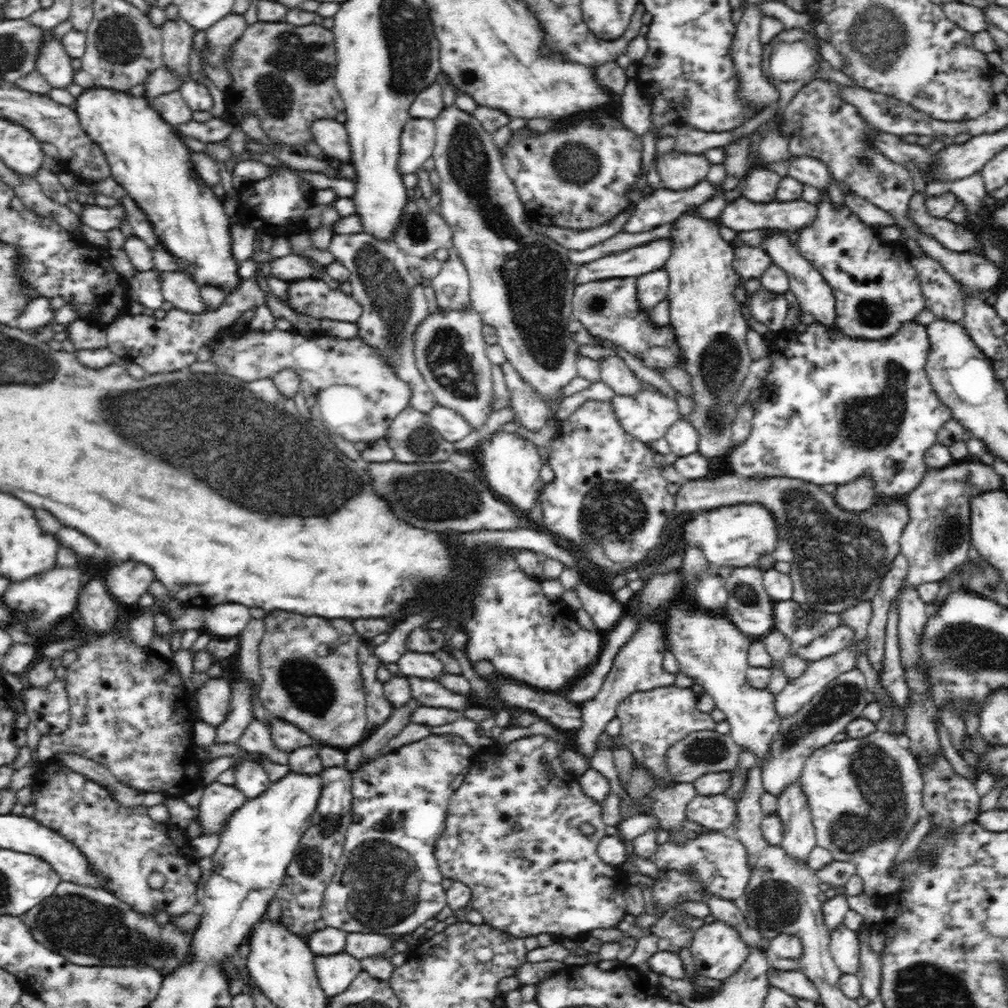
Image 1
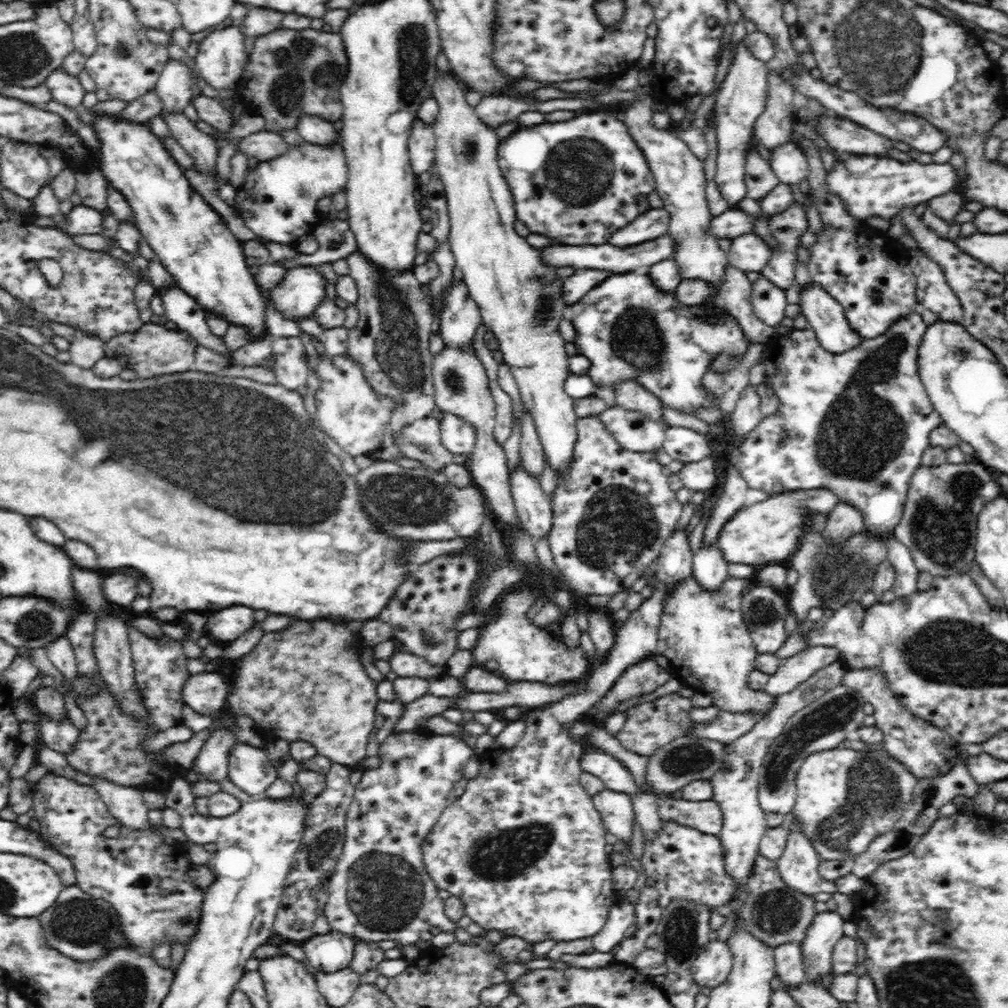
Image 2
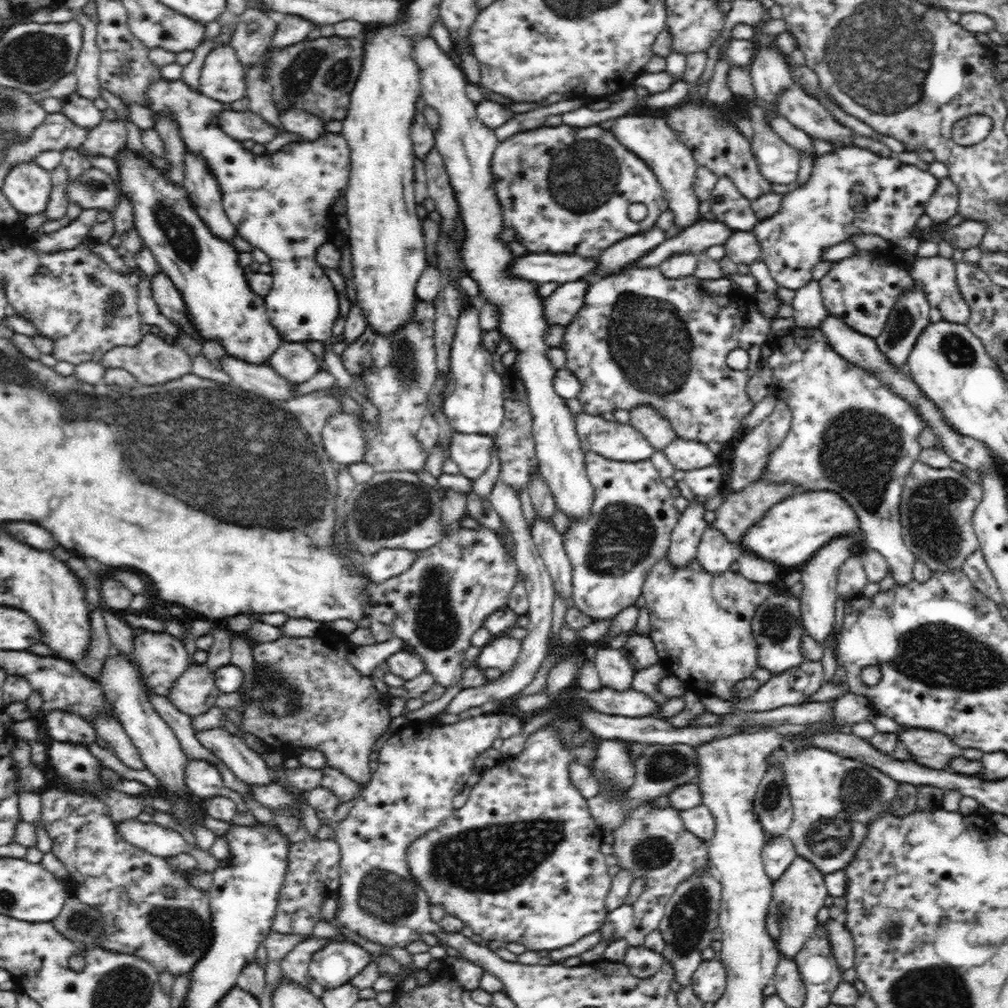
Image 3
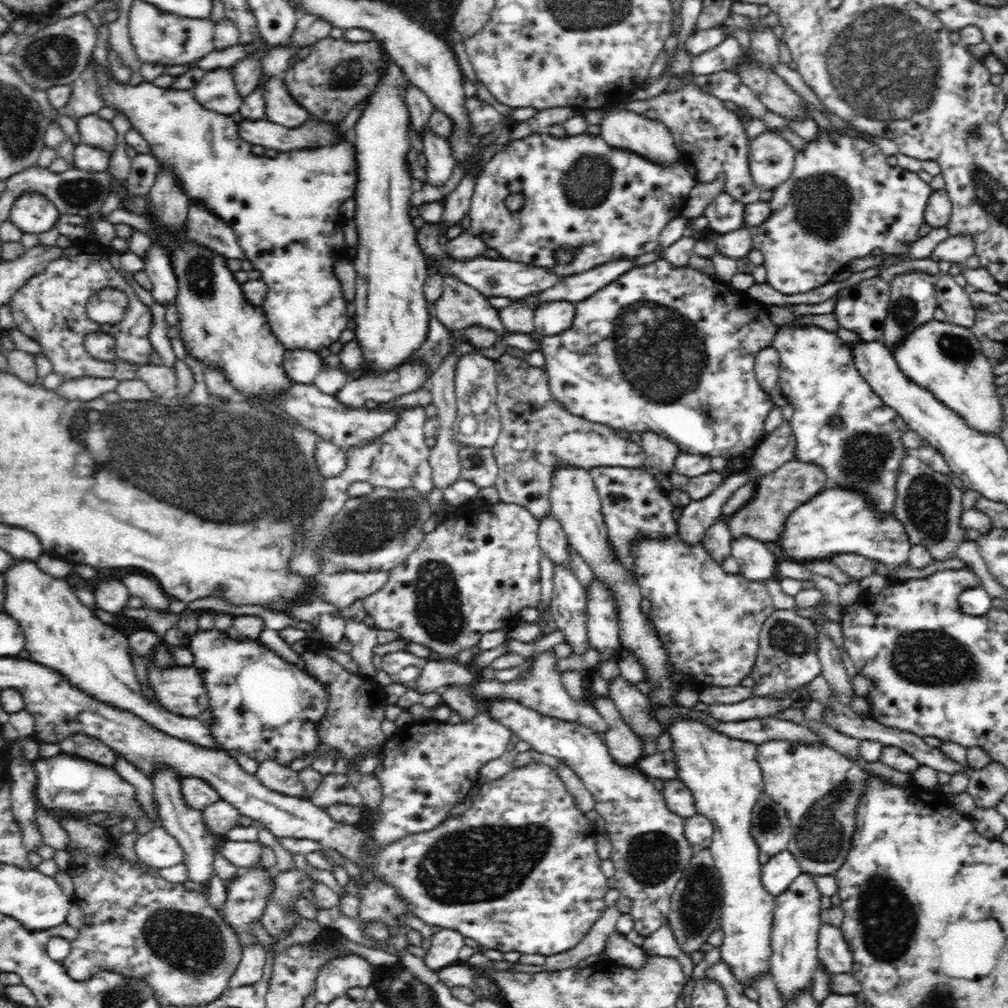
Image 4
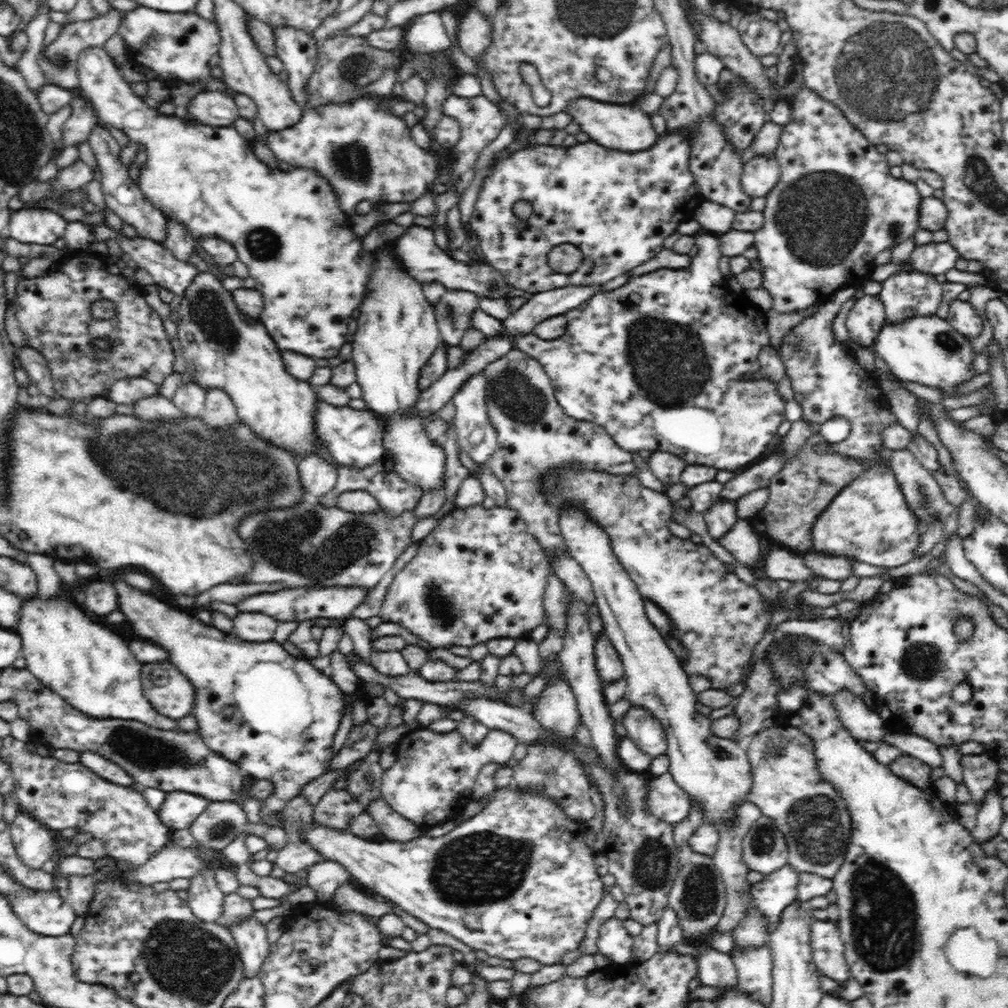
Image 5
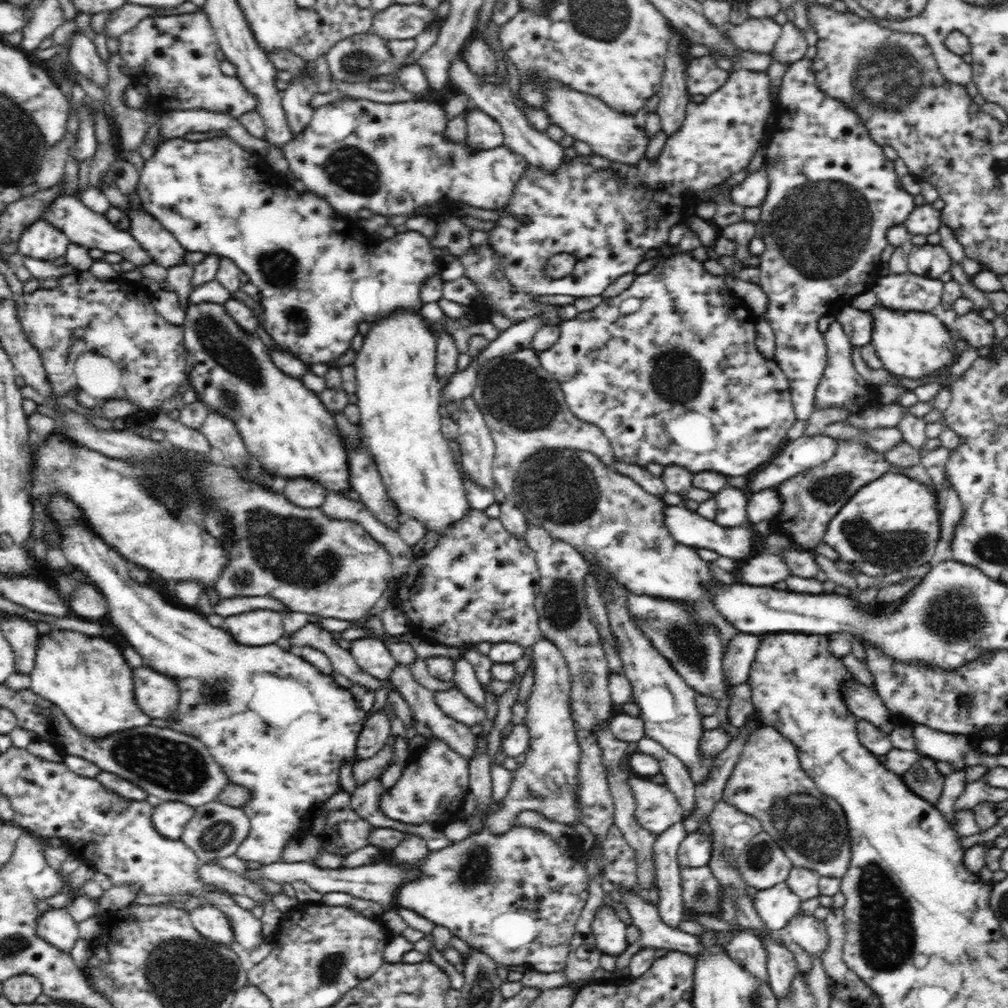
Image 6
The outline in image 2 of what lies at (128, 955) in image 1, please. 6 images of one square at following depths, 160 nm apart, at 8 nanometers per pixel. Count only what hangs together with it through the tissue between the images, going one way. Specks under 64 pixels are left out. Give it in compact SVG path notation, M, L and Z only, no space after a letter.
M76 884L64 887L61 896L50 908L46 908L46 912L39 913L38 918L40 924L43 924L47 944L79 963L100 960L118 948L134 950L133 944L121 930L120 915L110 906L109 901L94 897Z

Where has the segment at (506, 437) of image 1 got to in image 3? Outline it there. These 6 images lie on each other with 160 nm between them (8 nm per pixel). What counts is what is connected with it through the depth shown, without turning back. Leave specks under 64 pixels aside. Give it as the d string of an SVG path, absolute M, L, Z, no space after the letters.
M538 515L530 530L534 544L538 547L538 552L542 555L552 579L555 594L570 600L572 569L566 558L566 551L562 547L560 533L556 531L552 522L546 523Z

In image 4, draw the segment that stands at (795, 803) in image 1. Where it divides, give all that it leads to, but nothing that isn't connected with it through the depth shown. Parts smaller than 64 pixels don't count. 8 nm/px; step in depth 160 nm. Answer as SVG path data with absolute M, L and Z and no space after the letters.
M800 872L800 876L775 897L776 910L772 926L771 945L773 955L770 958L768 974L772 975L783 1003L794 999L797 993L811 993L813 990L814 972L819 968L817 958L817 938L822 925L820 920L820 889L814 875Z

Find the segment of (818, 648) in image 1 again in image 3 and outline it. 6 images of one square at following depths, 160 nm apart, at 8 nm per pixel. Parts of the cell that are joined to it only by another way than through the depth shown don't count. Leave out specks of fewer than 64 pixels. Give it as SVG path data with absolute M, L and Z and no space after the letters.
M807 660L807 662L802 662L794 668L784 670L782 674L771 676L768 682L761 684L761 687L748 698L725 702L718 696L707 695L701 696L701 701L706 710L720 716L736 715L736 712L766 712L766 710L774 710L774 708L780 708L780 706L796 706L796 704L804 703L806 698L818 692L824 682L824 669L821 661Z

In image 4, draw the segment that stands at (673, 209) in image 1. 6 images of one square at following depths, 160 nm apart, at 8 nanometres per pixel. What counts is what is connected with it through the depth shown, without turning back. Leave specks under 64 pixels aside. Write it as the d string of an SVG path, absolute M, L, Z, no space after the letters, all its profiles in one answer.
M622 258L622 260L614 260L614 262L606 262L600 264L590 270L566 276L554 287L547 288L539 292L539 304L544 302L560 302L566 300L568 302L580 302L590 298L598 289L614 282L618 277L628 272L636 258Z

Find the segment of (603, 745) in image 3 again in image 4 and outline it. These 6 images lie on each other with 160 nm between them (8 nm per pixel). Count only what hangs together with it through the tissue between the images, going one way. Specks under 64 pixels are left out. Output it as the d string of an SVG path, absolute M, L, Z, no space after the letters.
M594 694L592 700L598 714L608 723L608 728L602 734L608 752L618 764L634 768L636 762L645 756L642 741L622 721L622 716L610 697L597 697Z

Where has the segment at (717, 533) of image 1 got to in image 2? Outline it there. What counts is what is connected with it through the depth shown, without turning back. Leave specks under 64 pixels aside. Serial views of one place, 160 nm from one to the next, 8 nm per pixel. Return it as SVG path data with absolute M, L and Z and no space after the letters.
M826 488L771 494L764 502L740 509L726 522L719 532L720 548L717 550L728 563L740 562L752 567L783 563L795 549L801 535L801 526L805 525L806 519L814 514L828 516L838 504L838 496Z

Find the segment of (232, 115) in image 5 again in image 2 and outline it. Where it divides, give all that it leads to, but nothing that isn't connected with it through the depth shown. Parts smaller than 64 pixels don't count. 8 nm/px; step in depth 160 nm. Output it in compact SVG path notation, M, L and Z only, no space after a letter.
M232 26L217 28L200 43L197 55L194 57L195 65L201 77L216 90L237 90L237 80L246 62L244 38L243 28Z

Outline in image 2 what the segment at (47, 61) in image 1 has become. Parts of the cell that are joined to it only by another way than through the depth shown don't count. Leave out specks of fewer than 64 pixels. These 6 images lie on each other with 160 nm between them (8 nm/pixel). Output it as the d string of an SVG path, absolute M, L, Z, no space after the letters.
M58 65L47 74L45 85L49 88L54 101L68 107L68 109L81 108L85 92L78 80L72 73L65 72Z

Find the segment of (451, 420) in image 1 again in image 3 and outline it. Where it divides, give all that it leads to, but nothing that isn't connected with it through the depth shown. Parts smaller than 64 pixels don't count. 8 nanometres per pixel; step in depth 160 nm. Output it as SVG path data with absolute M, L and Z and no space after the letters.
M454 430L449 447L450 458L460 468L460 474L474 482L486 472L492 460L493 437L488 435L462 434Z

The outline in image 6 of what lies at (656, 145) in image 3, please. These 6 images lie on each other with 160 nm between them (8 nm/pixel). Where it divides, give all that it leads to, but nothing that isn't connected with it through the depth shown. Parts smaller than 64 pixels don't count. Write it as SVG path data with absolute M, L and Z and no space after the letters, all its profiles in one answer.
M546 82L546 88L547 94L549 94L549 104L545 108L546 114L549 116L551 124L557 124L563 128L566 135L586 142L594 152L598 153L598 156L608 157L610 160L629 163L639 161L645 155L648 144L644 131L646 114L657 111L659 102L657 95L652 96L652 99L649 99L646 106L640 111L622 113L603 104L594 96L572 91L566 86Z

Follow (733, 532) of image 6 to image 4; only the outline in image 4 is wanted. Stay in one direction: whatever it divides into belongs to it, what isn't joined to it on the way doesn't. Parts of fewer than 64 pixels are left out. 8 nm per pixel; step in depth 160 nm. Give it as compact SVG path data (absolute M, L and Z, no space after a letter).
M748 536L733 538L731 556L738 563L739 574L747 580L765 582L778 577L777 558L765 542Z

